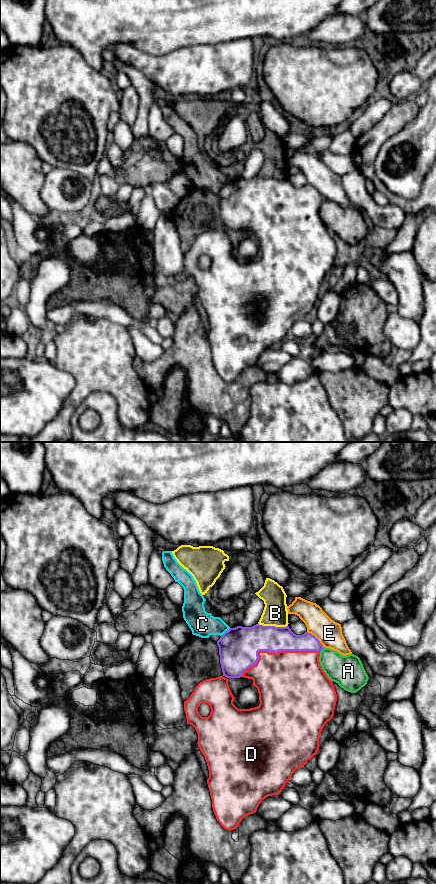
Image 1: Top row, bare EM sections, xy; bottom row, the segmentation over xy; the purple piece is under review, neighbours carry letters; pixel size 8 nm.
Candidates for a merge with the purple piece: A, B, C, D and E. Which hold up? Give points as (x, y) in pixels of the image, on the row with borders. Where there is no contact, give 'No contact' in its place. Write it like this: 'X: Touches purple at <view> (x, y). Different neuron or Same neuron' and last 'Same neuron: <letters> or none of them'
A: Touches purple at xy (322, 649). Different neuron
B: Touches purple at xy (273, 626). Different neuron
C: Touches purple at xy (226, 631). Different neuron
D: Touches purple at xy (275, 652). Same neuron
E: Touches purple at xy (316, 638). Different neuron
Same neuron: D

